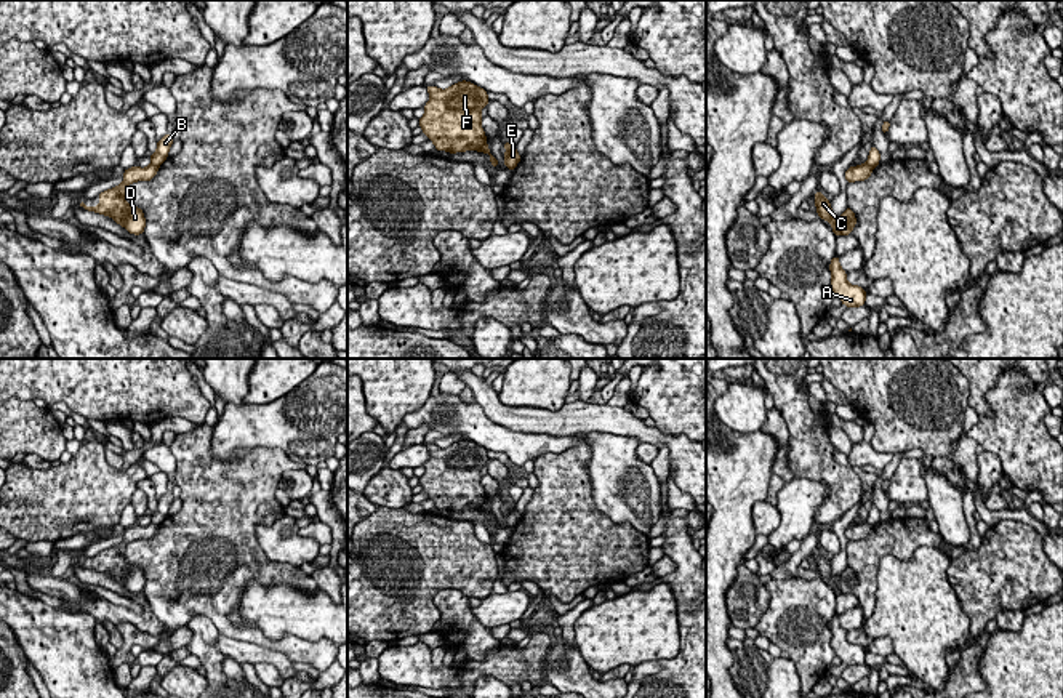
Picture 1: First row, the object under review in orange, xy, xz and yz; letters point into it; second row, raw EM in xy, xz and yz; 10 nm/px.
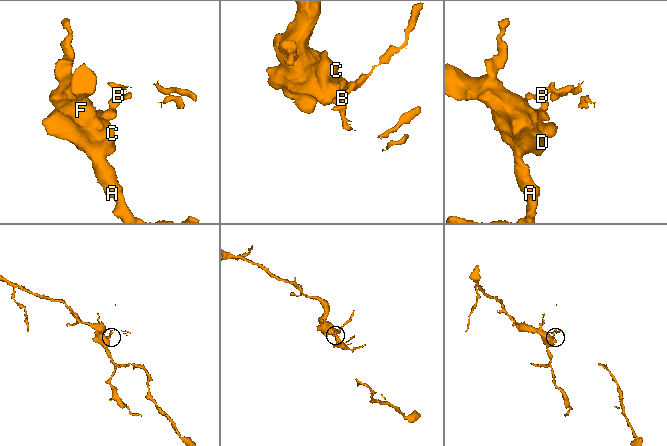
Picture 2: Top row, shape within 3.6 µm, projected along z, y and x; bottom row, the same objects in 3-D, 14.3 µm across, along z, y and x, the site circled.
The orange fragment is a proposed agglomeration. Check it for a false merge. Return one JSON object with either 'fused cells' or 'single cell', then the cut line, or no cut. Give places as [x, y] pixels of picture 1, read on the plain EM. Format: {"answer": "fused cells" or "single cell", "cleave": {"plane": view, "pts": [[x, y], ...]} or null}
{"answer": "fused cells", "cleave": {"plane": "xy", "pts": [[151, 522], [157, 525]]}}

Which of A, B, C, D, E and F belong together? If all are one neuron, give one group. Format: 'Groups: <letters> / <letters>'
Groups: A C D E F / B

